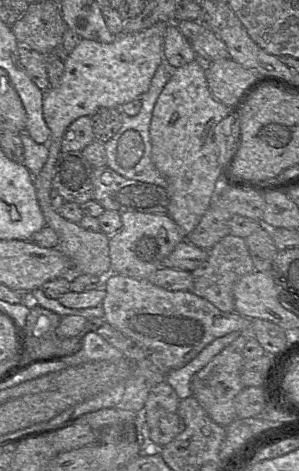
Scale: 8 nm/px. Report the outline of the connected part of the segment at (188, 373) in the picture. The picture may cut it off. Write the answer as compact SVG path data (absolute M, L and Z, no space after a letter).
M231 332L215 339L187 364L166 374L166 381L175 390L180 400L192 396L192 376L202 369L215 355L229 346L240 334L241 332Z

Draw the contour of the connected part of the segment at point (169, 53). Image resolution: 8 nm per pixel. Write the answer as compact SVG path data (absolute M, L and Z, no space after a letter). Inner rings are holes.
M169 23L164 37L164 60L171 69L177 69L197 59L197 55L191 47L176 23Z

